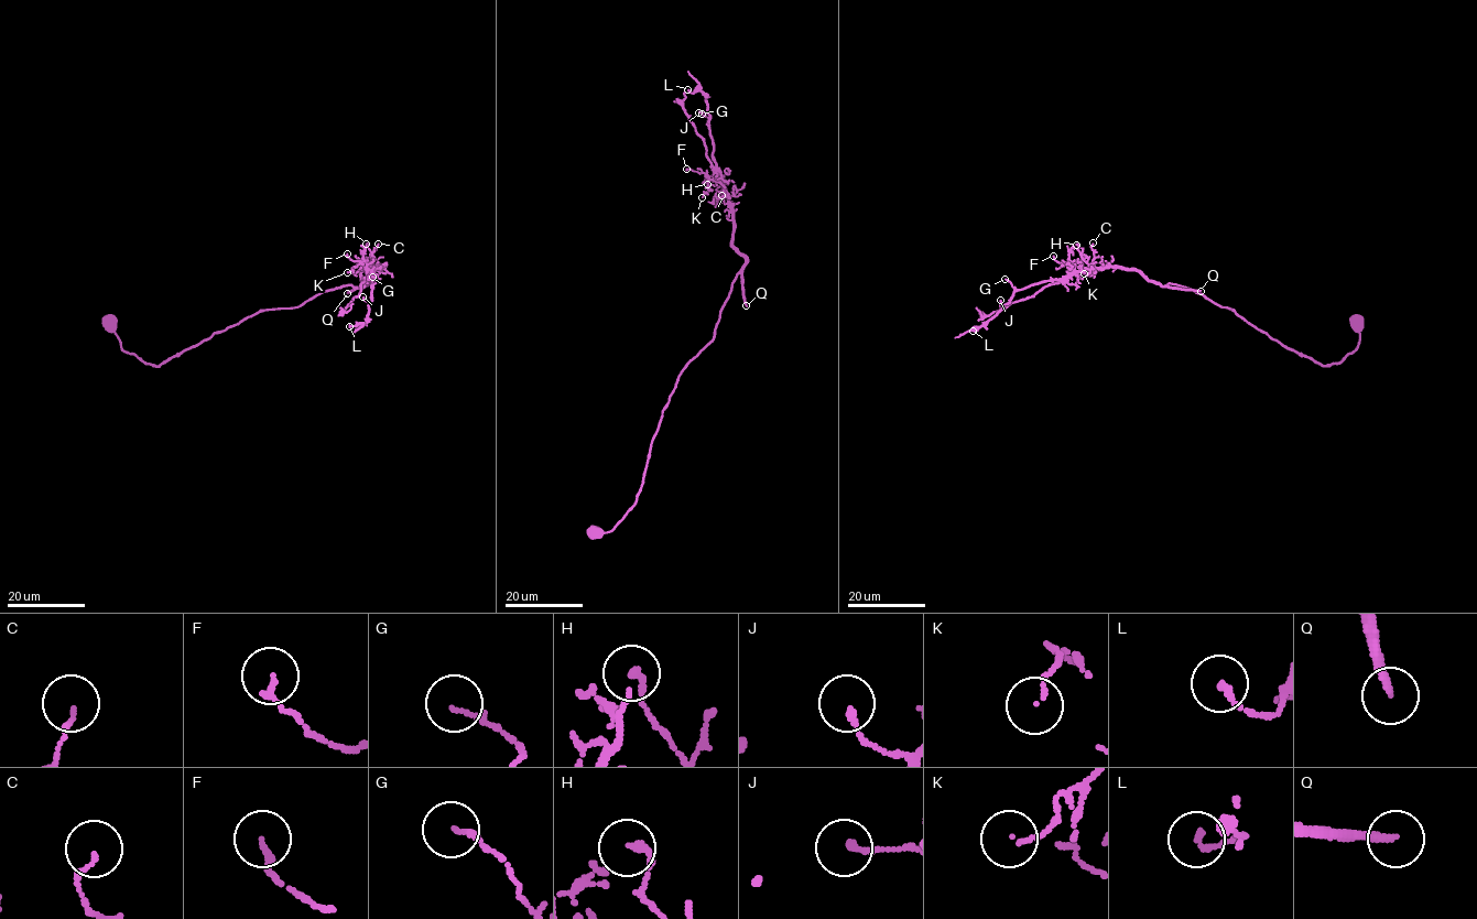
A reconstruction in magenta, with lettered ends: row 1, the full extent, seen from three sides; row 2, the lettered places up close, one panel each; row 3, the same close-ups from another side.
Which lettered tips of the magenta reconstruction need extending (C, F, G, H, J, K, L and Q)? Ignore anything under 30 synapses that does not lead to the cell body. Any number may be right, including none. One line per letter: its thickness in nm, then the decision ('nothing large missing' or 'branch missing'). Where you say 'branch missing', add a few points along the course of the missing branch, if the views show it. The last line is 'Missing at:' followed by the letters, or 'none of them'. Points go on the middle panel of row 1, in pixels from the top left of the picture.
C: 120 nm | nothing large missing
F: 150 nm | nothing large missing
G: 110 nm | nothing large missing
H: 170 nm | nothing large missing
J: 150 nm | nothing large missing
K: 90 nm | nothing large missing
L: 150 nm | nothing large missing
Q: 200 nm | branch missing
Missing at: Q

